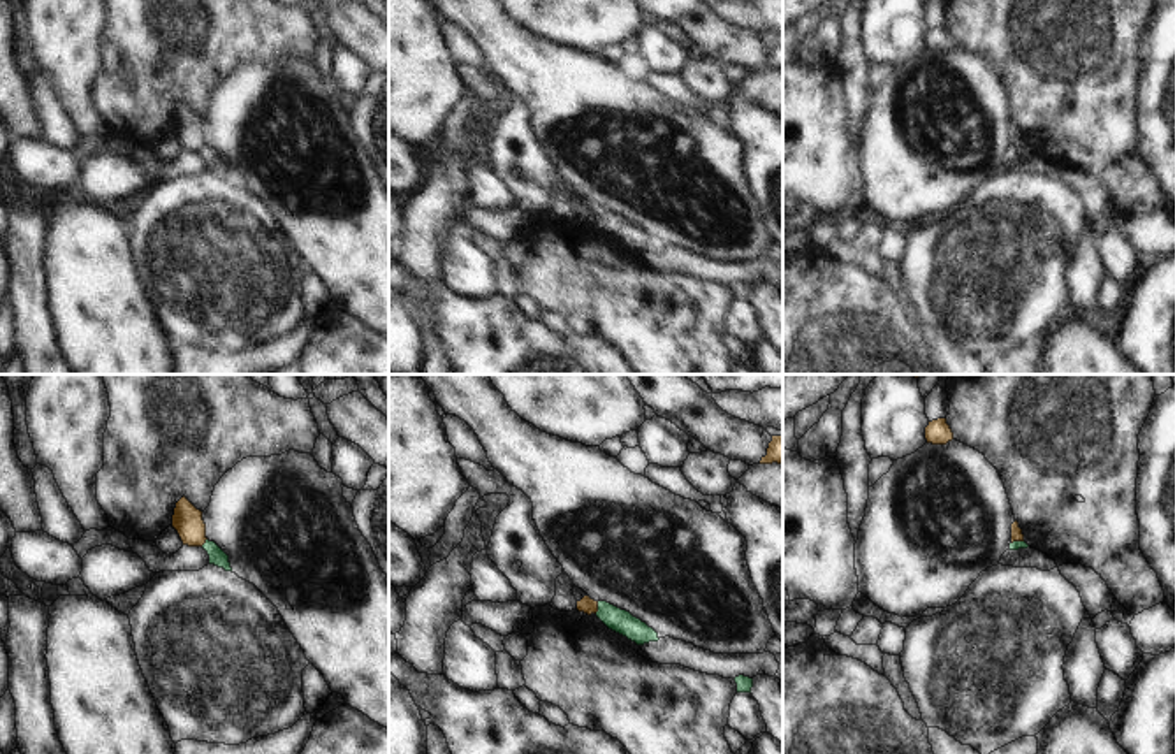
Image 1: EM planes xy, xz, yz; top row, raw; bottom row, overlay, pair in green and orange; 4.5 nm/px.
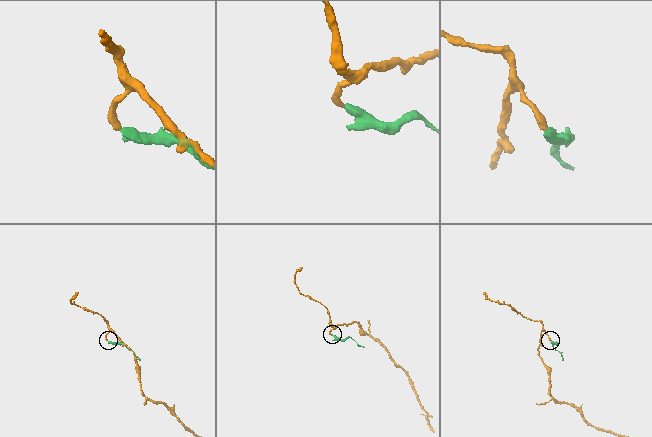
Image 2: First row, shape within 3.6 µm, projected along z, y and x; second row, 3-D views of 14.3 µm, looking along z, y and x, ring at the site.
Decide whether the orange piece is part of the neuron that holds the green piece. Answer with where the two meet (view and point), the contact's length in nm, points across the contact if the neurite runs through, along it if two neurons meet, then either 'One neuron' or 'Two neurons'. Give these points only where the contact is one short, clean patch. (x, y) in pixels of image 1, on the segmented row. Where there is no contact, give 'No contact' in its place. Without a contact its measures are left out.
Touches green at xz (598, 607). Shared border 60 nm. Boundary: xz (598, 601), (595, 612). Two neurons.

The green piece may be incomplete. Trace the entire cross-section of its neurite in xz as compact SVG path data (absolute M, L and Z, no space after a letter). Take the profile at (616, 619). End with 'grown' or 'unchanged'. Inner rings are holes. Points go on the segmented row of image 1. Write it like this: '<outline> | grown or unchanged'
M598 601L596 617L612 631L626 636L637 645L658 642L658 633L630 612L621 610L607 601Z | unchanged

